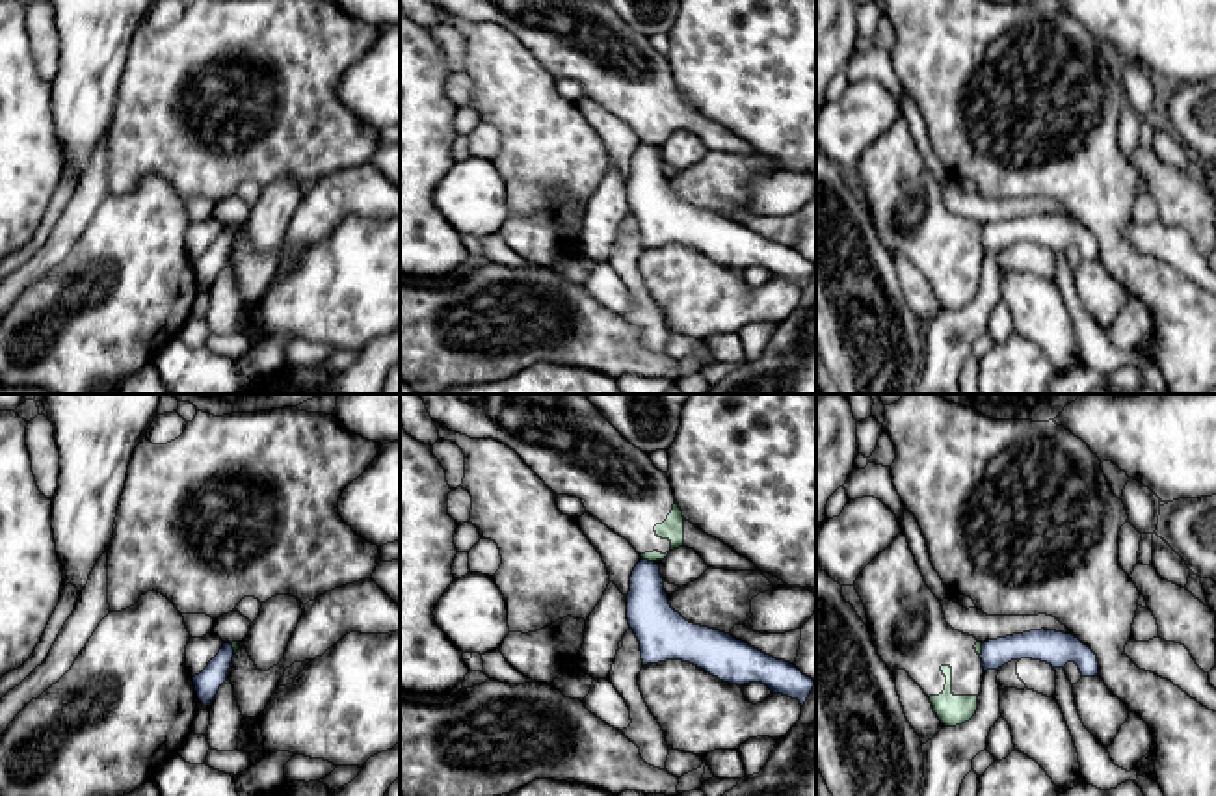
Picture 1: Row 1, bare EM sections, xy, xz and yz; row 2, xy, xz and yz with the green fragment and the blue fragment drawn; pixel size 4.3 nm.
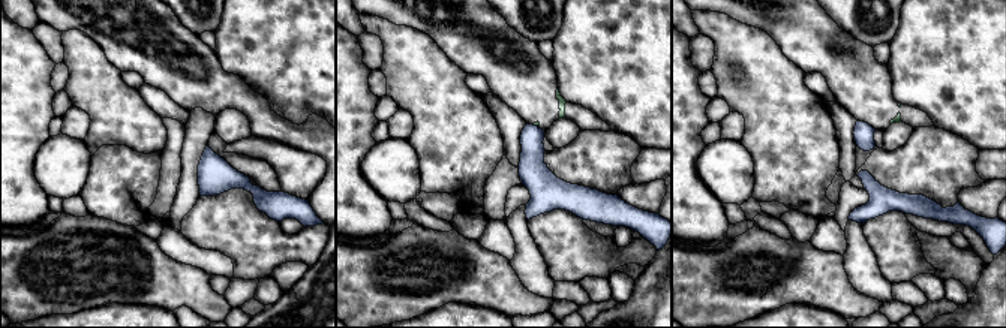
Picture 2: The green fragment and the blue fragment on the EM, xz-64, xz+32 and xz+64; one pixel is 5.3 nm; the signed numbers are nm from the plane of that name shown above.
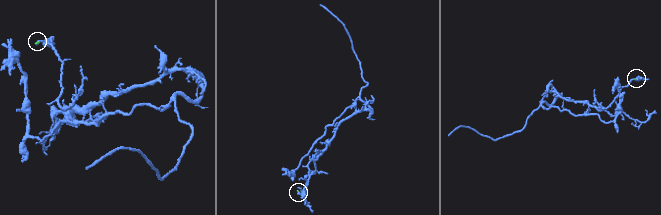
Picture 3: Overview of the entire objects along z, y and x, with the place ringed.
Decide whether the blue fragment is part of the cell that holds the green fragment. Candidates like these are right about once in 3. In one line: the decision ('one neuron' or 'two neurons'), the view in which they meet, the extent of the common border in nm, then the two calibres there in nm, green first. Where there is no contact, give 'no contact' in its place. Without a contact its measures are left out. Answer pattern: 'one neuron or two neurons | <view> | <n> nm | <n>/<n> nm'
two neurons | xz | 60 nm | 100/200 nm

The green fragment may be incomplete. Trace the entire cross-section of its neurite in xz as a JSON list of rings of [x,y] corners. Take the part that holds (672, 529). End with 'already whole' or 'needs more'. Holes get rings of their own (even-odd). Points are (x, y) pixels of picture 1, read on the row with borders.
[[[418,394],[430,417],[470,439],[495,439],[511,450],[556,495],[582,500],[586,511],[625,537],[649,562],[679,547],[694,549],[708,567],[759,571],[723,541],[695,528],[682,517],[667,472],[658,471],[641,452],[599,413],[586,394]]]; needs more

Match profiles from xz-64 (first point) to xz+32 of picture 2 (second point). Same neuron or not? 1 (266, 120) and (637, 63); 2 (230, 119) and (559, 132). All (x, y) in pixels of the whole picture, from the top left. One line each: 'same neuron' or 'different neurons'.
1: different neurons
2: same neuron

